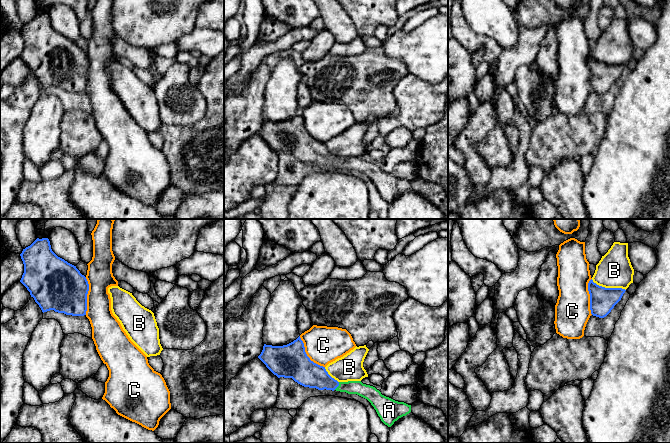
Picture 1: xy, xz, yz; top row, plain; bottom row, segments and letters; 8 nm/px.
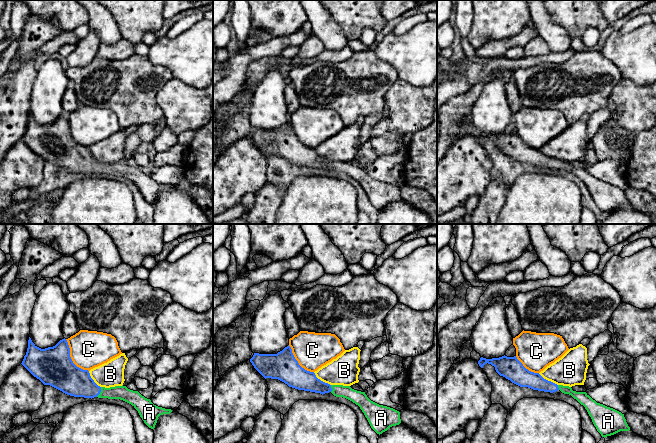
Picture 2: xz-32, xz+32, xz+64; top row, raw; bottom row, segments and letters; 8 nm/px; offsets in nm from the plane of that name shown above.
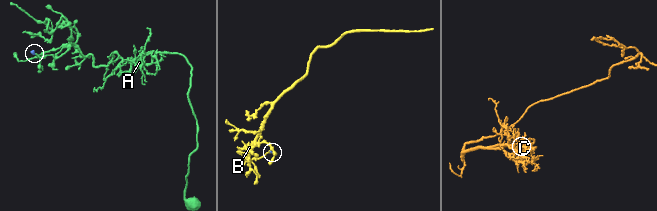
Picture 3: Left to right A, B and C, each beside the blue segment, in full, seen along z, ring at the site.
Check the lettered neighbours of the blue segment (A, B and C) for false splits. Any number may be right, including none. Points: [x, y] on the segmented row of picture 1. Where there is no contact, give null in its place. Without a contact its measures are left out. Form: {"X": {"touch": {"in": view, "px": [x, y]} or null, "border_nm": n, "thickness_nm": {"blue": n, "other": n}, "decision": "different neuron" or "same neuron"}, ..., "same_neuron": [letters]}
{"A": {"touch": {"in": "xz", "px": [337, 386]}, "border_nm": 80, "thickness_nm": {"blue": 200, "other": 110}, "decision": "same neuron"}, "B": {"touch": {"in": "yz", "px": [608, 288]}, "border_nm": 300, "thickness_nm": {"blue": 200, "other": 280}, "decision": "different neuron"}, "C": {"touch": {"in": "xz", "px": [306, 355]}, "border_nm": 320, "thickness_nm": {"blue": 280, "other": 300}, "decision": "different neuron"}, "same_neuron": ["A"]}

